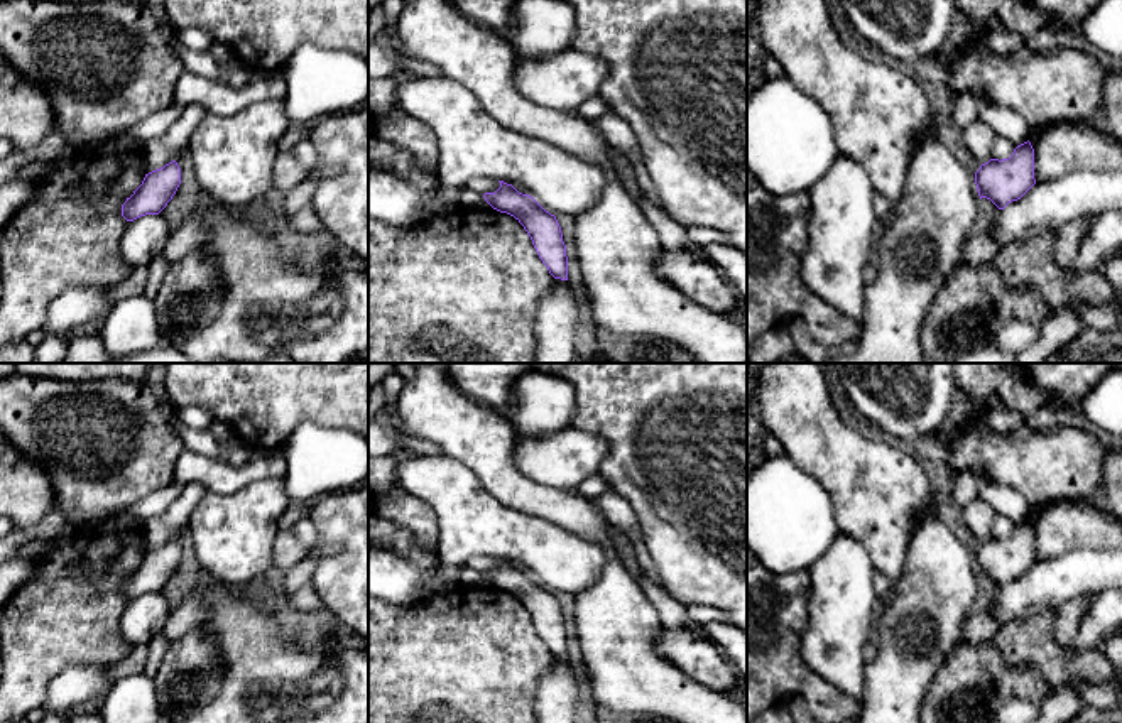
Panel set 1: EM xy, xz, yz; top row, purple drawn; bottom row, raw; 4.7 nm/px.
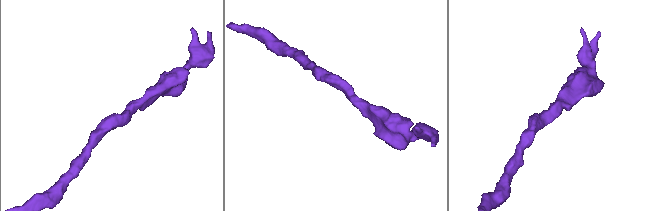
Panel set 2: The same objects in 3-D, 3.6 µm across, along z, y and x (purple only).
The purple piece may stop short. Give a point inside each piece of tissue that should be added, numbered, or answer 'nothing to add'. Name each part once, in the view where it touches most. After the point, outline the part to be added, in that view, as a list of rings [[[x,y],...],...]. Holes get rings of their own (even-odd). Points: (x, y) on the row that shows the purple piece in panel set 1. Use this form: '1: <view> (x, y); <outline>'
nothing to add

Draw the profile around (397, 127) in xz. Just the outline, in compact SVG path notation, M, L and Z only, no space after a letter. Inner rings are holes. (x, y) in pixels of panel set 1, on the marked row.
M390 110L384 120L368 111L368 133L407 150L422 171L438 176L439 149L434 132L404 110Z

